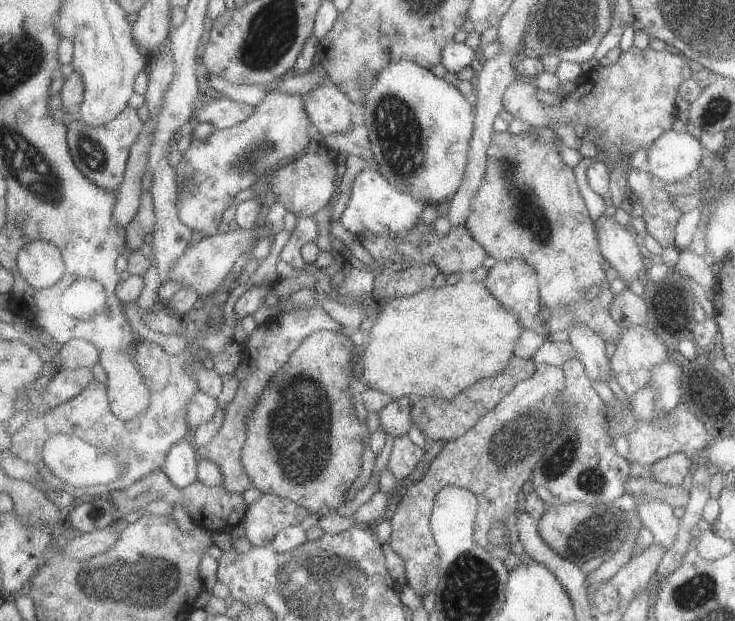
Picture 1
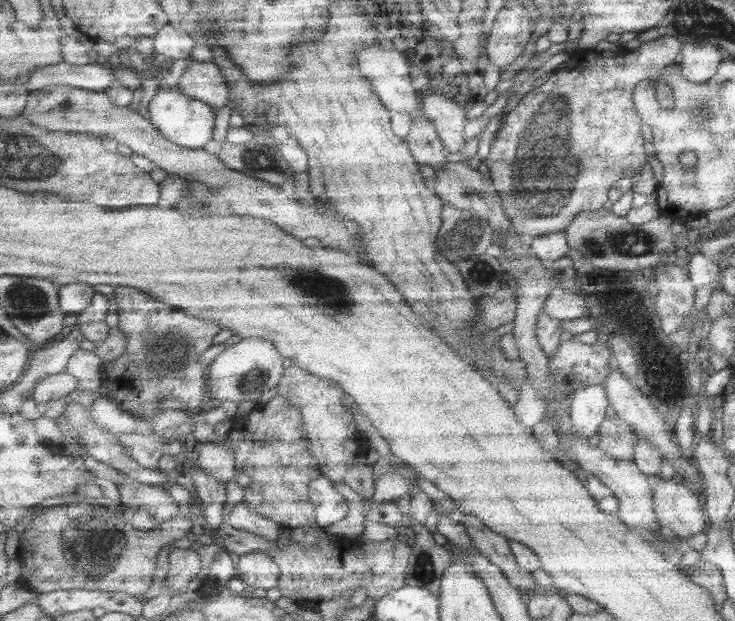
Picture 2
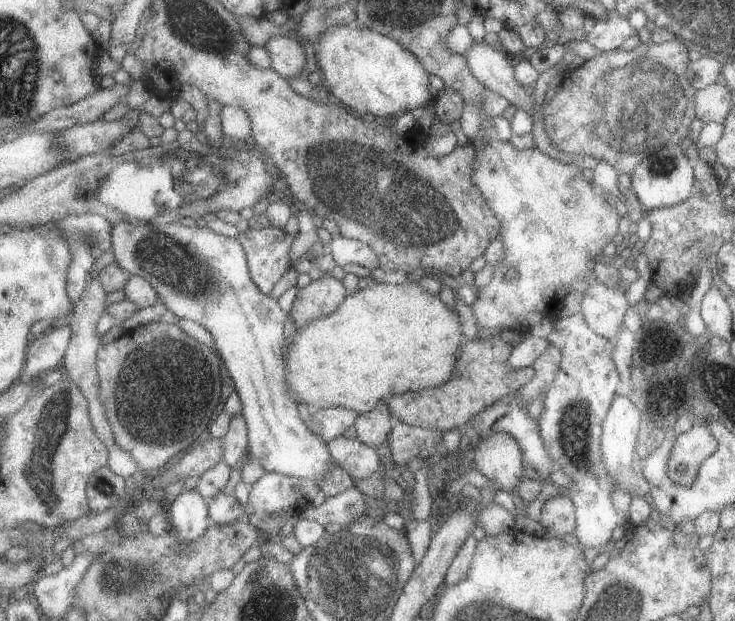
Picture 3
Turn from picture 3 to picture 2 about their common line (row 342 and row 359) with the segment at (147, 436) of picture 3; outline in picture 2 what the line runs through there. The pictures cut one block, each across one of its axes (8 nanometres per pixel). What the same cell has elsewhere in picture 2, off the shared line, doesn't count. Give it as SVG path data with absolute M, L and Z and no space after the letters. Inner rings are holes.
M119 286L115 288L113 298L121 310L119 328L127 336L127 348L125 354L117 356L113 362L105 362L101 368L103 386L109 390L107 396L121 404L123 412L137 416L143 422L151 422L163 412L159 406L165 398L181 400L185 410L199 418L201 408L209 398L209 364L201 362L201 354L213 346L221 328L203 322L201 318L193 318L137 288Z

